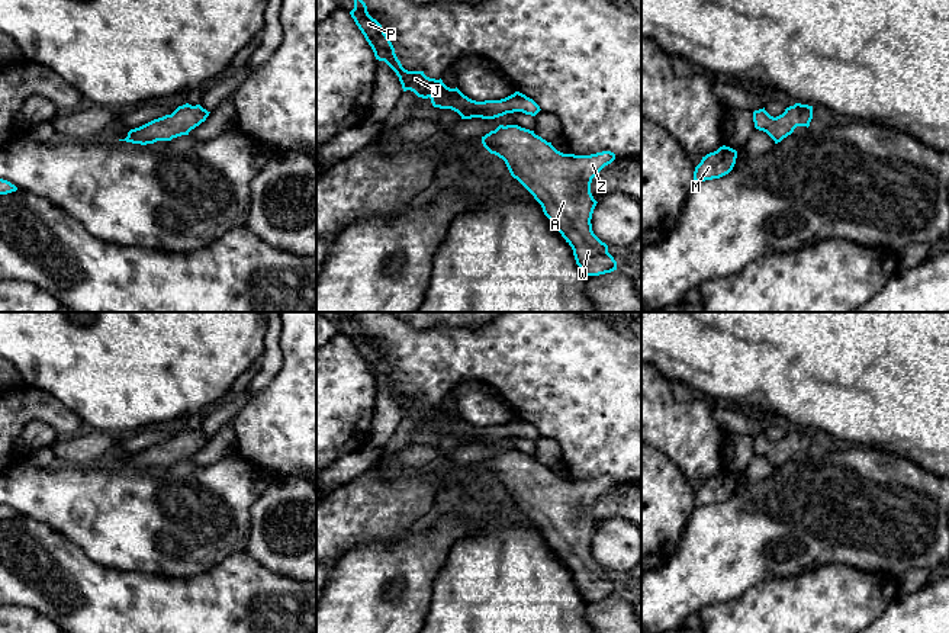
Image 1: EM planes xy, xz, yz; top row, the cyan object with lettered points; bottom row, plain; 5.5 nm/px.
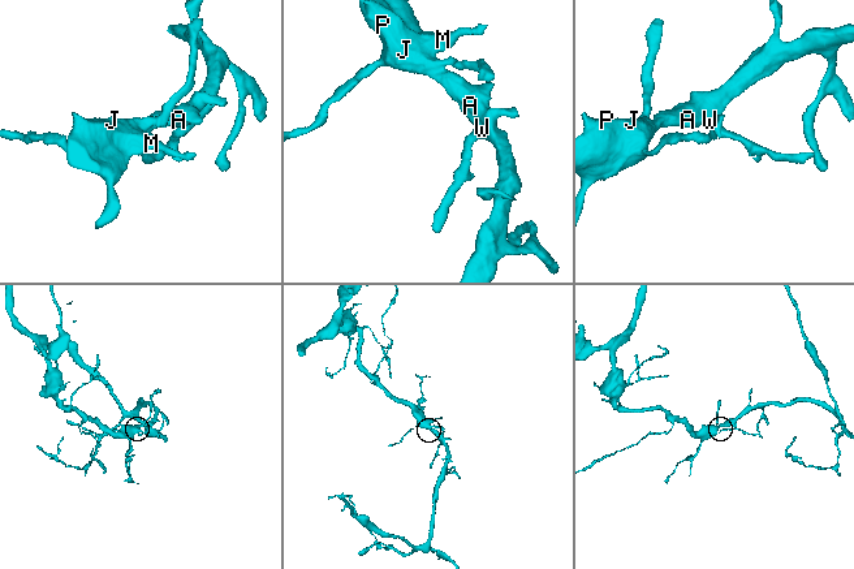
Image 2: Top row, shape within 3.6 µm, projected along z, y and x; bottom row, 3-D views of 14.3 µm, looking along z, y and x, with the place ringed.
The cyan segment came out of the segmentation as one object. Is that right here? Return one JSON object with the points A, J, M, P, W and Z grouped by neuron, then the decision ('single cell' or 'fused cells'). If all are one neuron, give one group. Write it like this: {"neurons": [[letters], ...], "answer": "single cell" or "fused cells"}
{"neurons": [["A", "J", "M", "P", "W", "Z"]], "answer": "single cell"}

